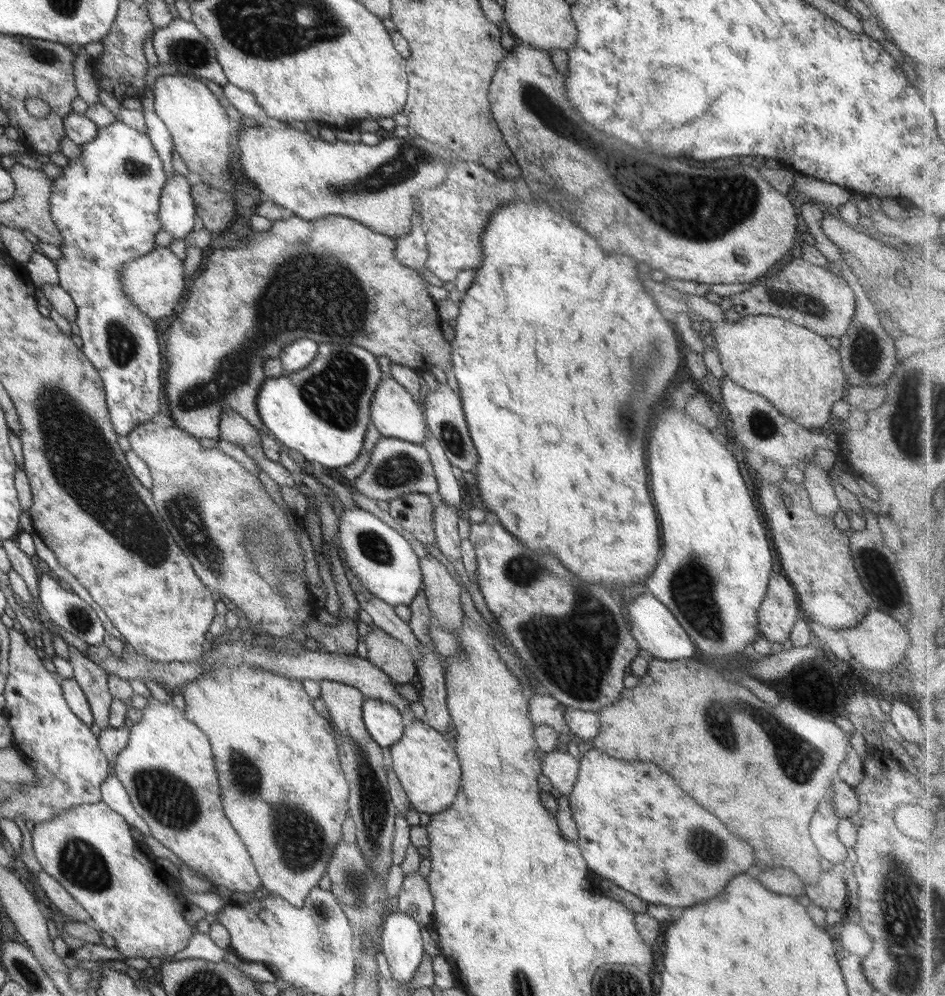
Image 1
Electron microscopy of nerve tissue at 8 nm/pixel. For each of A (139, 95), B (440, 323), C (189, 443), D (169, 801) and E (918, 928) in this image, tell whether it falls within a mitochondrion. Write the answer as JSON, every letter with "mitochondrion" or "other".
{"A":"other","B":"other","C":"other","D":"mitochondrion","E":"mitochondrion"}

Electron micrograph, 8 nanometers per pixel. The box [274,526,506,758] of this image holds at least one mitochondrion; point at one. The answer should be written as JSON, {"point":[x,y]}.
{"point":[376,548]}

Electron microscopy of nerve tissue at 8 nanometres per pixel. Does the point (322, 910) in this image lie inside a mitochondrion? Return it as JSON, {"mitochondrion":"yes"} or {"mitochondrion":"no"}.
{"mitochondrion":"yes"}

